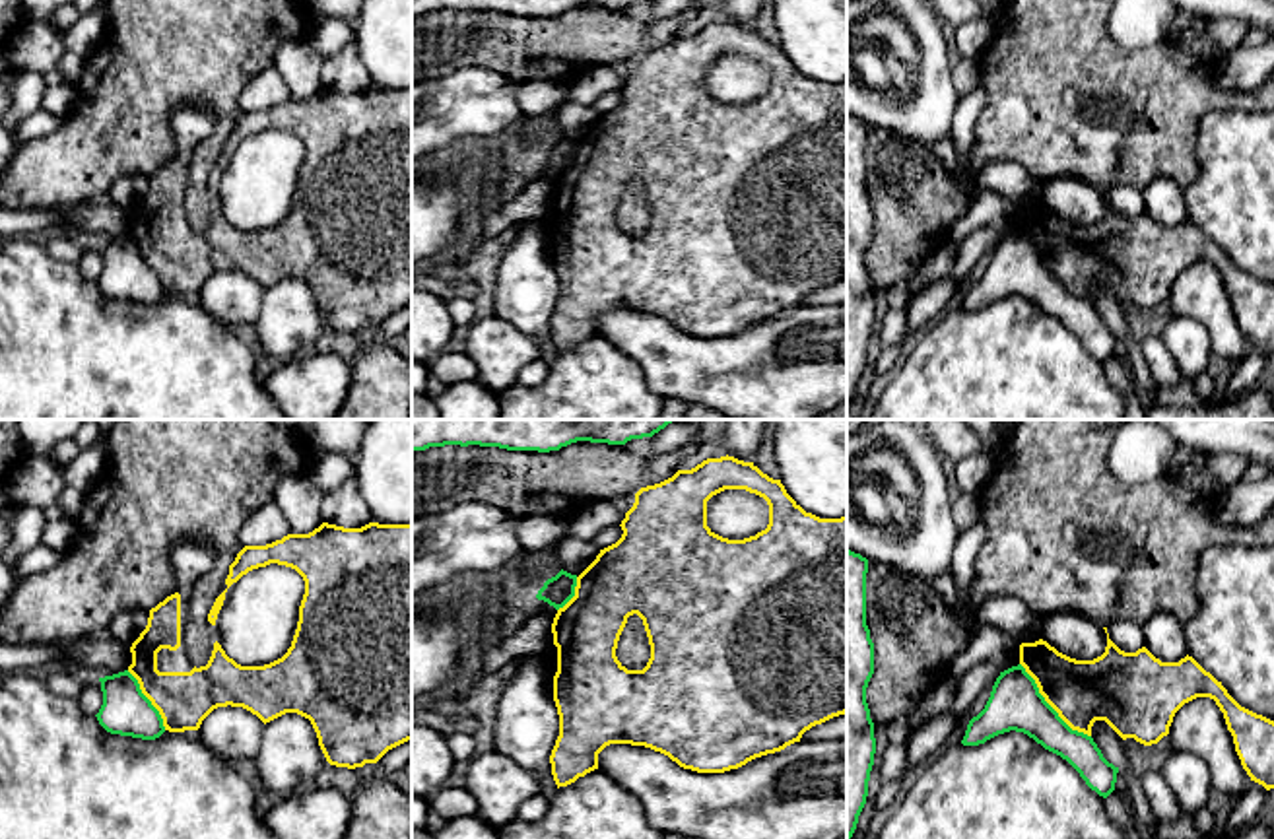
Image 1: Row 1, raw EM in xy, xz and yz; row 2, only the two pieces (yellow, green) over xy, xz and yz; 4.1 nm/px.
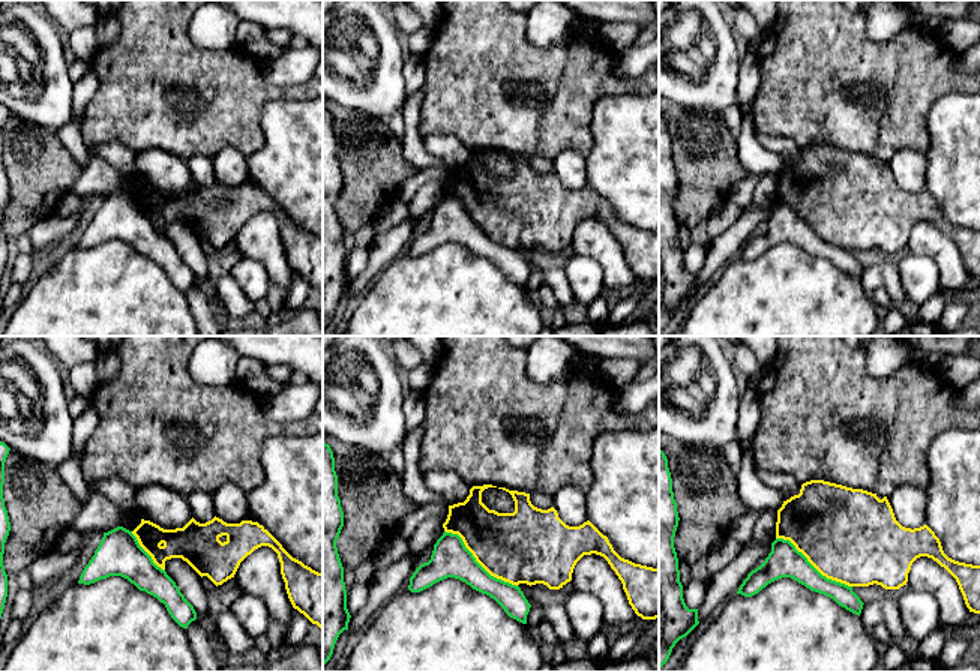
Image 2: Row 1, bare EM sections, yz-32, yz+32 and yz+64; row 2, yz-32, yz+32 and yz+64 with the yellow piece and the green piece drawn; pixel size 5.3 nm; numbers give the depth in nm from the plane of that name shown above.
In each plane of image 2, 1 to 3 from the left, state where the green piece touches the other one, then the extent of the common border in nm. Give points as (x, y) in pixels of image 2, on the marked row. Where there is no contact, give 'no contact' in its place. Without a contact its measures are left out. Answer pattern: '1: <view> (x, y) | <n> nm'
1: yz-32 (146, 551) | 280 nm
2: yz+32 (477, 561) | 500 nm
3: yz+64 (814, 566) | 480 nm

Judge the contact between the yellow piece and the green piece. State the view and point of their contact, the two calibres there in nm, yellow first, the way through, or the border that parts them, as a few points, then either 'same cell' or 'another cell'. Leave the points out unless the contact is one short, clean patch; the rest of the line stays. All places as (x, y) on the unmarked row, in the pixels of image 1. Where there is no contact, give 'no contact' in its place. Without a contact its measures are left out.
meets yellow in yz at (1049, 268); 280 nm thick on the yellow side, 220 nm on the other; another cell

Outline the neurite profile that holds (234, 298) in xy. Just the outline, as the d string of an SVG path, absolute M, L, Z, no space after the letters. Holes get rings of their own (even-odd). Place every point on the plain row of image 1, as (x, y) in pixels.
M218 272L200 289L200 307L235 328L254 324L260 315L264 287L243 272Z

